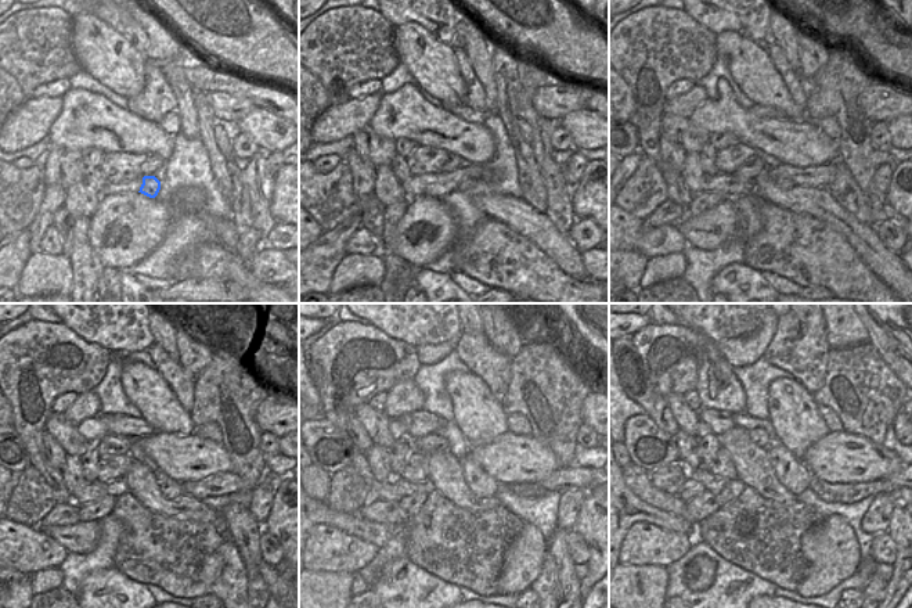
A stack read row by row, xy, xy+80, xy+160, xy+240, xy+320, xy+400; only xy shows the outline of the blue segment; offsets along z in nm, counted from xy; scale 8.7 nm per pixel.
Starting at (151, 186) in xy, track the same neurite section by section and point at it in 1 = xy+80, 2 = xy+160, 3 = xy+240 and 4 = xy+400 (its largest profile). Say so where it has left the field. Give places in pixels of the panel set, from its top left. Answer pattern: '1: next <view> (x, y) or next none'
1: next xy+80 (465, 184)
2: next xy+160 (781, 182)
3: next xy+240 (169, 488)
4: next xy+400 (792, 474)

